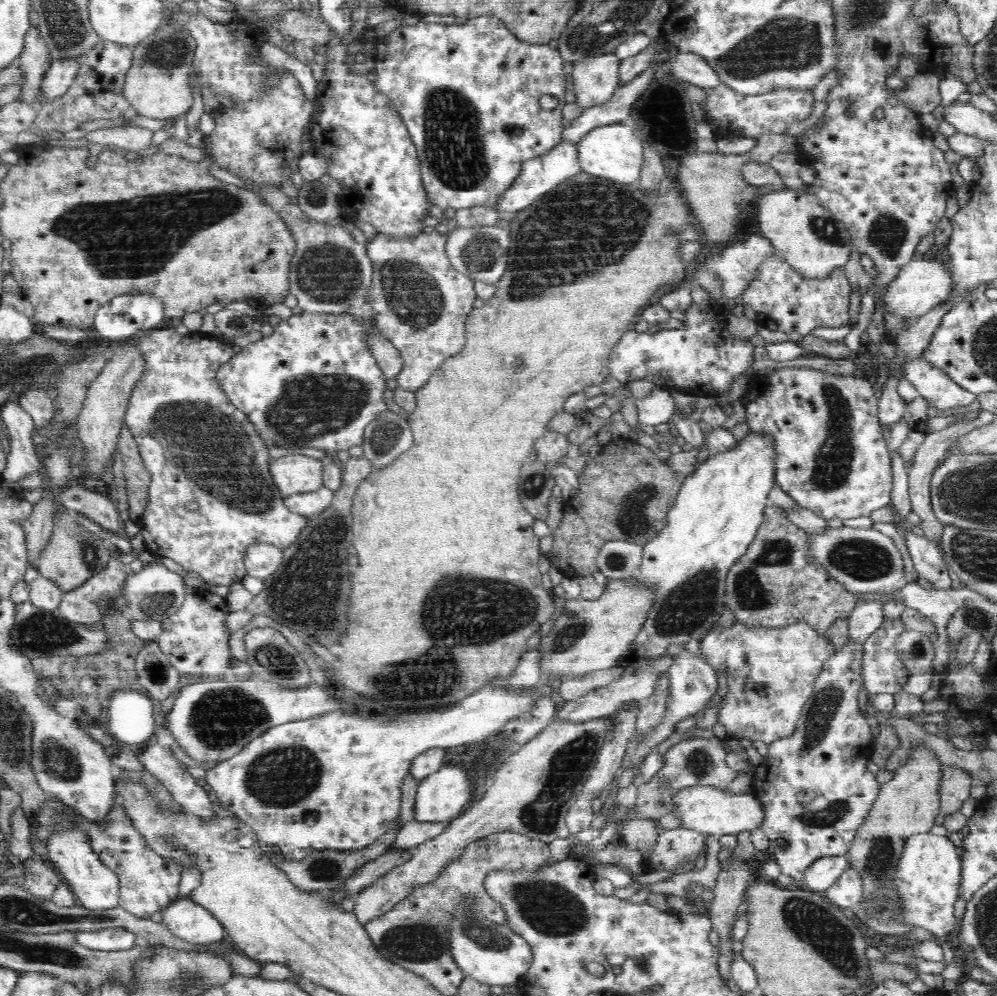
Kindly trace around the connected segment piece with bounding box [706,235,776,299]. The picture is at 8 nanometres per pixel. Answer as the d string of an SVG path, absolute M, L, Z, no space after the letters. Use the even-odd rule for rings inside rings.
M762 235L748 236L746 242L736 242L726 246L722 250L722 254L709 259L706 264L710 271L719 276L723 296L735 299L742 296L749 282L757 275L757 268L764 262L764 258L768 254L774 254L775 251L774 246L766 237Z

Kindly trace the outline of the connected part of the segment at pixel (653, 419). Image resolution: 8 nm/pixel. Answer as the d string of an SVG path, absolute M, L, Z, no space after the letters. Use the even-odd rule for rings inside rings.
M655 386L646 398L634 399L634 403L637 411L636 424L658 426L658 424L673 422L679 414L666 386Z

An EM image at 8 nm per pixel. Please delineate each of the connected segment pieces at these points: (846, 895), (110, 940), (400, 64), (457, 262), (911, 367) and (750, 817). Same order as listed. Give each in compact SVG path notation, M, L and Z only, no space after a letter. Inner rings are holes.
M848 868L838 881L822 894L827 901L847 912L852 911L863 900L863 881L859 872Z
M101 929L98 931L78 931L77 942L92 950L118 951L130 949L137 938L126 930Z
M484 14L484 16L476 16L472 20L466 21L465 24L455 24L452 20L430 24L420 19L413 26L400 25L386 36L376 36L374 43L376 50L371 58L375 62L373 72L377 76L373 82L375 91L391 100L395 112L407 128L410 140L416 147L417 157L420 159L422 185L424 185L424 191L426 191L431 206L438 206L442 209L454 208L454 210L474 206L487 206L496 209L496 202L500 200L500 196L506 193L512 184L515 184L522 163L546 154L559 142L562 142L562 132L564 132L566 124L562 112L565 105L564 94L567 81L564 60L558 50L553 50L546 44L530 44L518 40L498 17ZM546 94L558 98L558 104L552 110L546 110L540 106L540 98Z
M476 225L475 227L462 228L446 233L447 241L445 253L452 268L456 272L467 276L475 282L497 283L506 272L508 262L510 231L500 226Z
M921 354L920 358L906 362L901 374L914 385L919 396L926 399L928 406L940 411L967 407L977 400L976 395L958 387L943 370L928 364Z
M698 785L682 789L673 796L675 809L671 812L679 818L682 828L696 830L703 836L706 834L720 837L723 834L737 835L744 830L758 828L765 817L760 800L752 792L745 794L731 794L727 789Z

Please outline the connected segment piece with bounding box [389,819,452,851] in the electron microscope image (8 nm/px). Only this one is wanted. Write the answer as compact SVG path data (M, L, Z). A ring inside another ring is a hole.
M446 819L433 823L418 822L416 820L406 822L404 827L398 830L396 840L389 848L413 851L419 844L438 836L438 834L442 834L442 831L448 828L451 821Z

